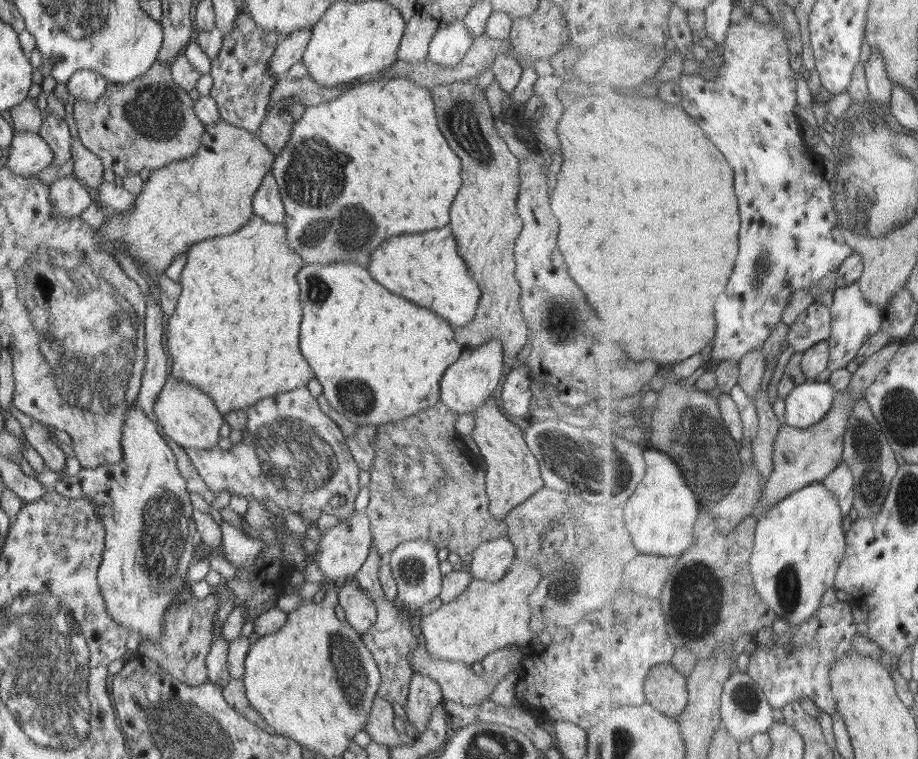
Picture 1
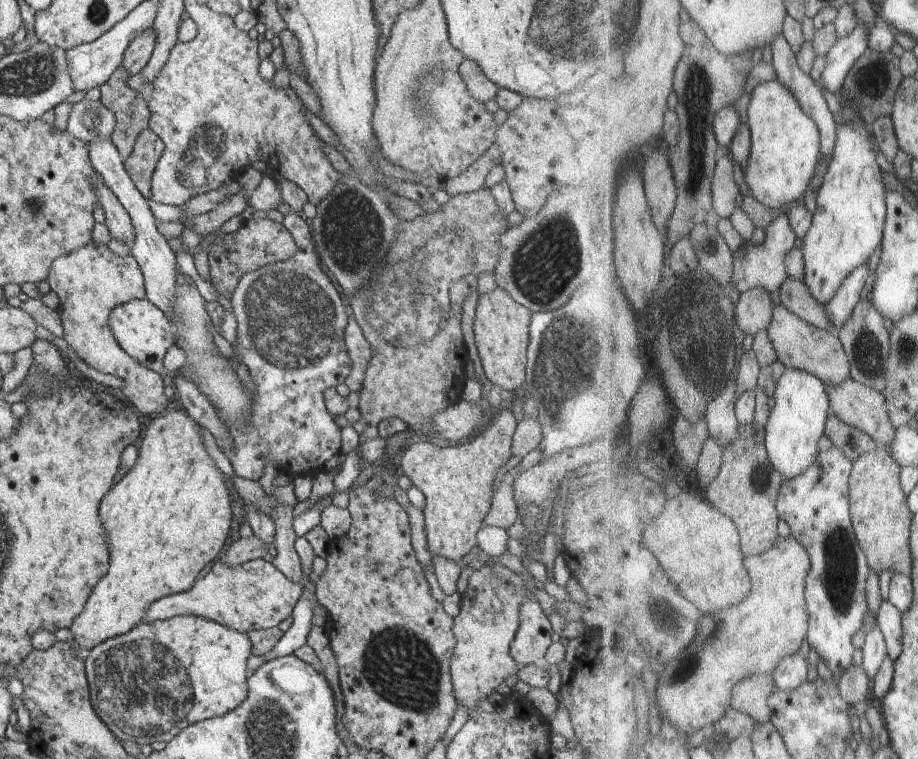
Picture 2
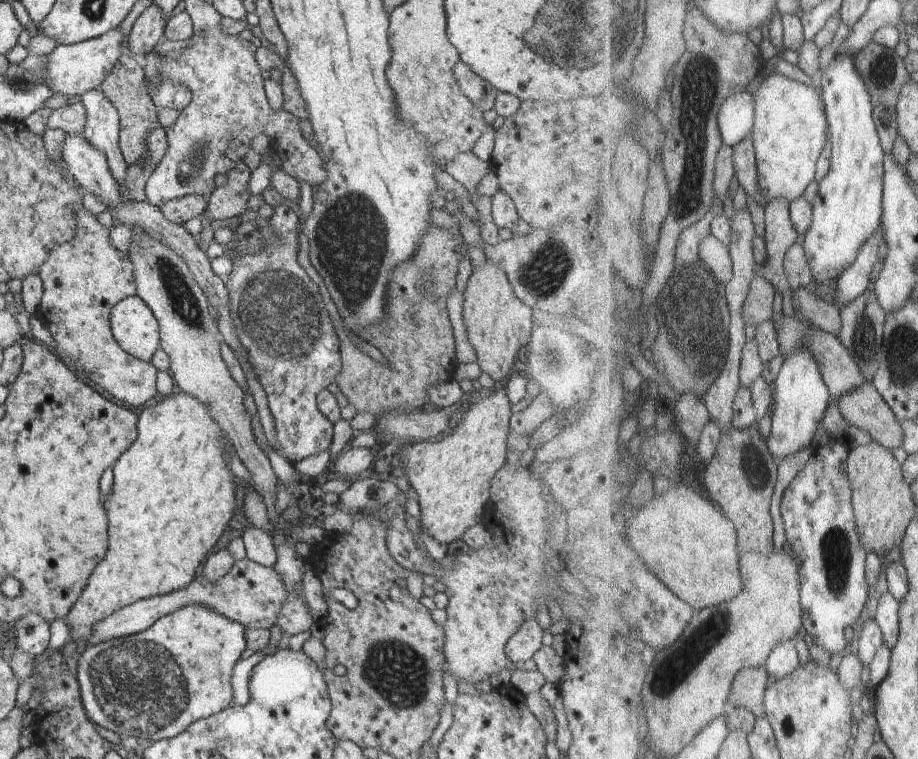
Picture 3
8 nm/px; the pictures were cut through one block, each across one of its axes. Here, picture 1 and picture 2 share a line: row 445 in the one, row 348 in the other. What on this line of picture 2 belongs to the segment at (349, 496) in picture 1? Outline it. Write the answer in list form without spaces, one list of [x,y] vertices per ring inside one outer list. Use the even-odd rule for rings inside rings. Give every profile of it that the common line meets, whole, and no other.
[[[295,212],[284,216],[282,226],[290,233],[296,251],[285,261],[267,263],[242,274],[230,295],[231,313],[237,321],[235,328],[234,358],[244,364],[255,385],[255,396],[250,396],[252,406],[249,418],[225,421],[233,450],[225,452],[222,464],[230,473],[251,481],[258,481],[263,474],[263,458],[268,454],[275,468],[291,478],[315,476],[323,470],[323,463],[337,454],[340,448],[340,428],[327,413],[323,392],[337,384],[344,383],[352,373],[352,363],[344,344],[343,330],[346,314],[339,294],[328,277],[321,272],[318,255],[313,248],[310,228],[305,219]]]

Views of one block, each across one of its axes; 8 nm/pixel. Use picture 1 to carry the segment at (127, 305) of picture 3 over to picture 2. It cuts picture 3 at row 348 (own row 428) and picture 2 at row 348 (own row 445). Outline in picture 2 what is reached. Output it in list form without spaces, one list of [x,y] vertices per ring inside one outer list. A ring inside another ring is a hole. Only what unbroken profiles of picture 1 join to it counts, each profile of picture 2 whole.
[[[132,299],[114,307],[108,317],[108,328],[115,343],[132,360],[152,372],[159,373],[169,380],[170,374],[162,366],[162,358],[167,348],[174,344],[172,326],[166,316],[146,299]]]

